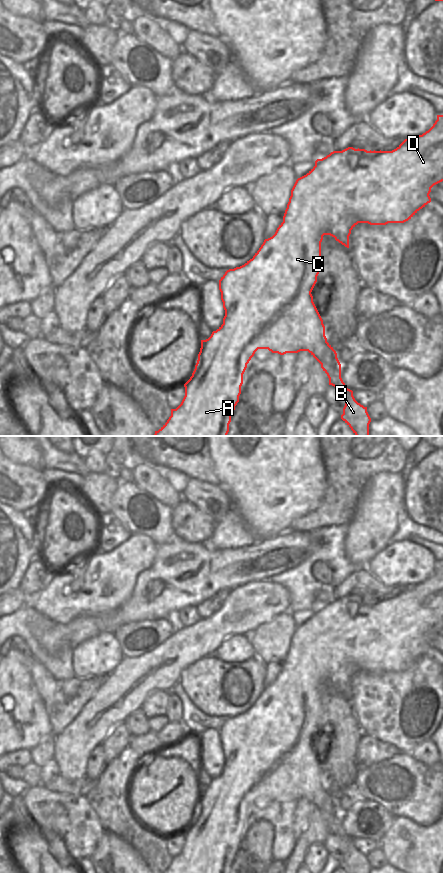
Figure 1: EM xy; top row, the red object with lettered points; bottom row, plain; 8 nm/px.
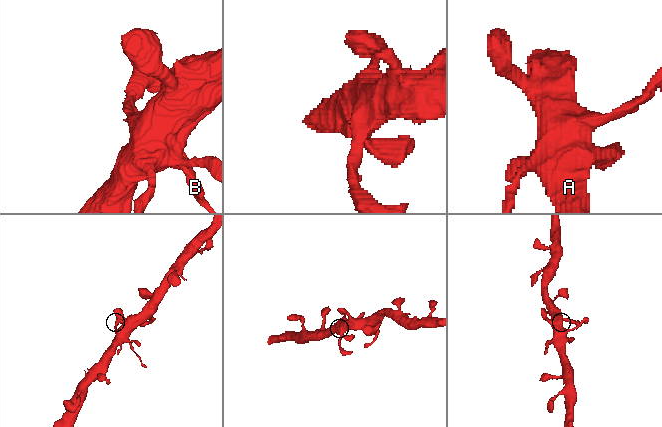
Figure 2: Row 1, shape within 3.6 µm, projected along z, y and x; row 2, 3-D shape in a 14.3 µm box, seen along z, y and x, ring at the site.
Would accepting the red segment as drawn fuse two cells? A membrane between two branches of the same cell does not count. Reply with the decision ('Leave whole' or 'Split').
Leave whole.

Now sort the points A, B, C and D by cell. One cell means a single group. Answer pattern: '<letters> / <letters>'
A B C D

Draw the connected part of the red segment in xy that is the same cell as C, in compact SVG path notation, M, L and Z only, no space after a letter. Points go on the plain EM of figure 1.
M437 563L437 568L428 579L422 583L405 587L396 597L392 599L367 599L365 597L348 595L342 599L333 599L322 607L317 607L315 609L315 614L306 623L296 628L291 638L291 644L283 664L283 670L279 673L275 682L264 688L263 692L252 707L240 715L227 718L219 728L219 738L221 740L221 748L225 758L223 772L216 779L213 779L208 787L201 788L201 796L195 817L190 827L184 832L185 844L181 852L176 857L171 857L171 864L165 873L229 873L235 854L239 850L241 834L243 832L243 822L247 816L247 812L258 797L268 797L272 801L278 801L280 803L308 799L321 812L321 816L329 826L329 833L336 835L345 846L345 854L343 856L341 867L347 873L369 873L371 866L367 860L367 855L364 855L355 848L353 839L347 836L341 826L341 812L337 806L337 801L327 790L323 768L313 750L311 740L317 730L317 724L321 716L321 690L324 683L330 683L334 685L336 689L349 696L349 684L351 682L351 678L358 671L386 673L388 671L404 671L408 669L420 657L431 650L431 646L429 644L431 636L442 629L444 629L444 563Z

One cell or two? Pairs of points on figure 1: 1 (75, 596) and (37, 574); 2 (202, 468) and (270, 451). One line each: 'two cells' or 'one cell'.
1: two cells
2: two cells

